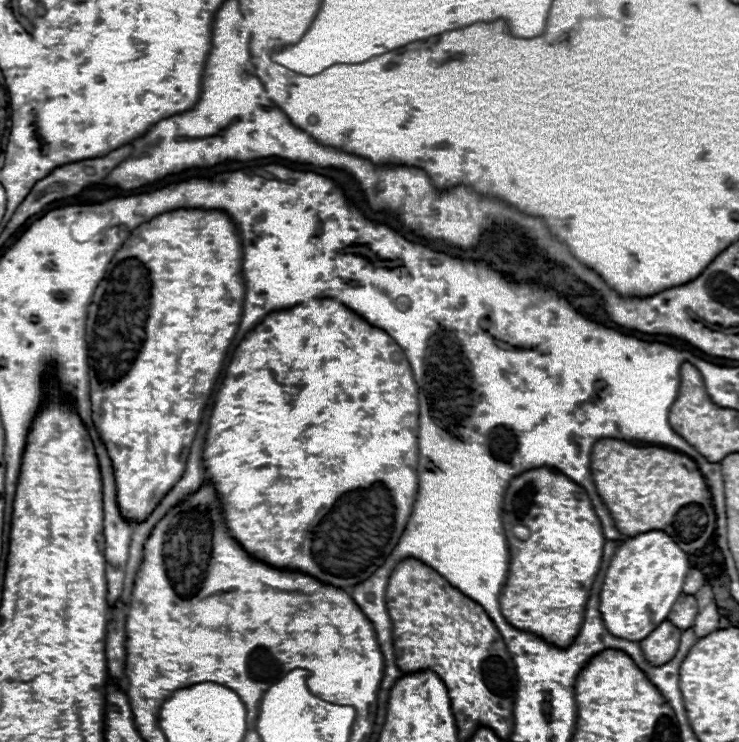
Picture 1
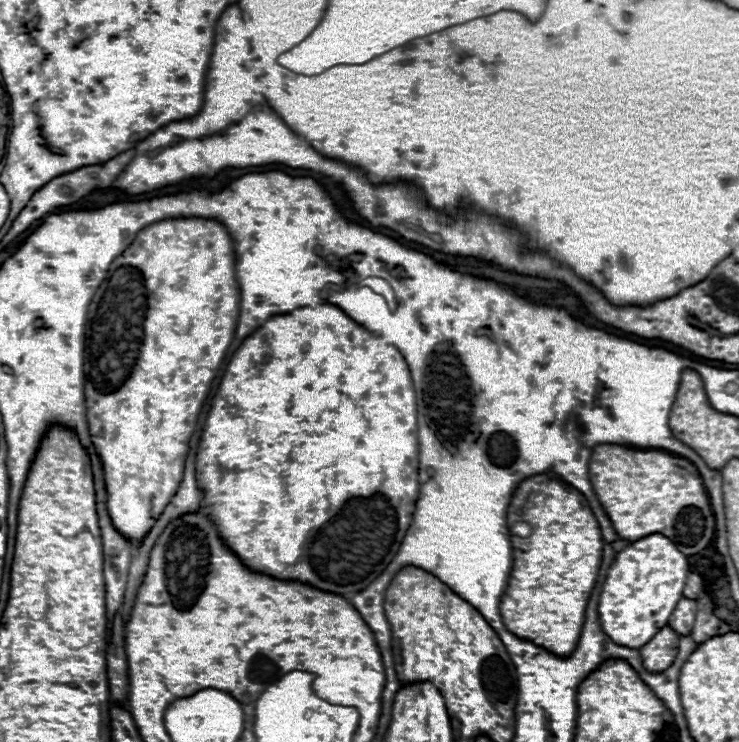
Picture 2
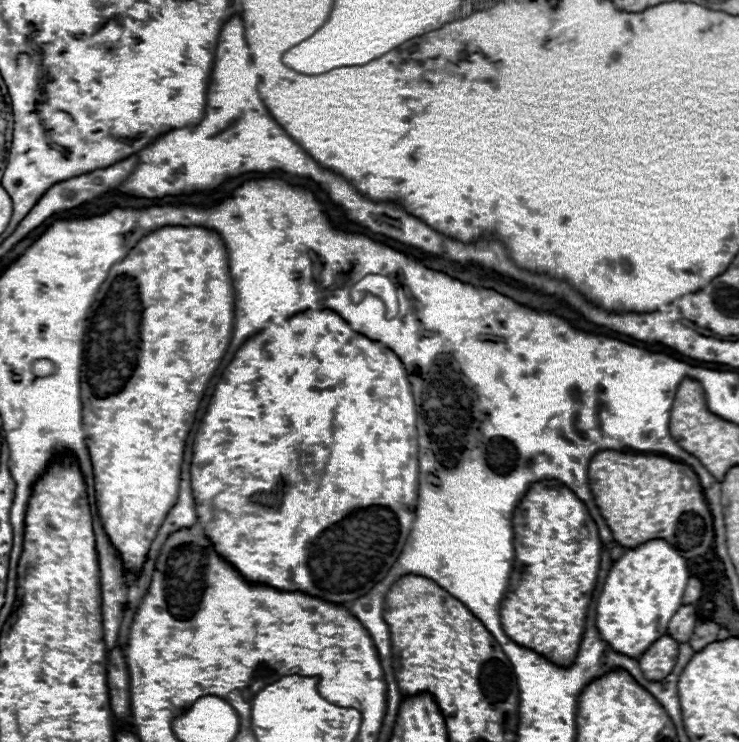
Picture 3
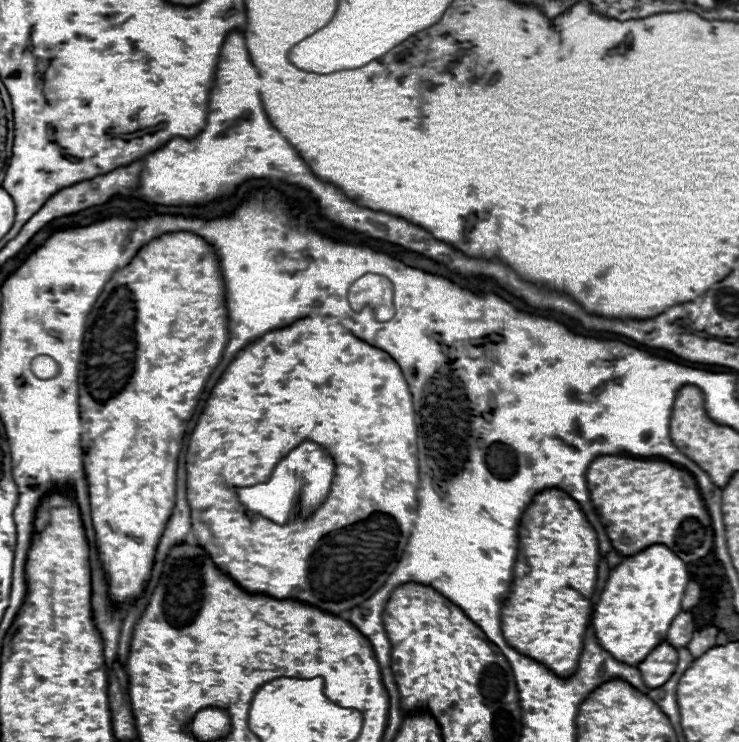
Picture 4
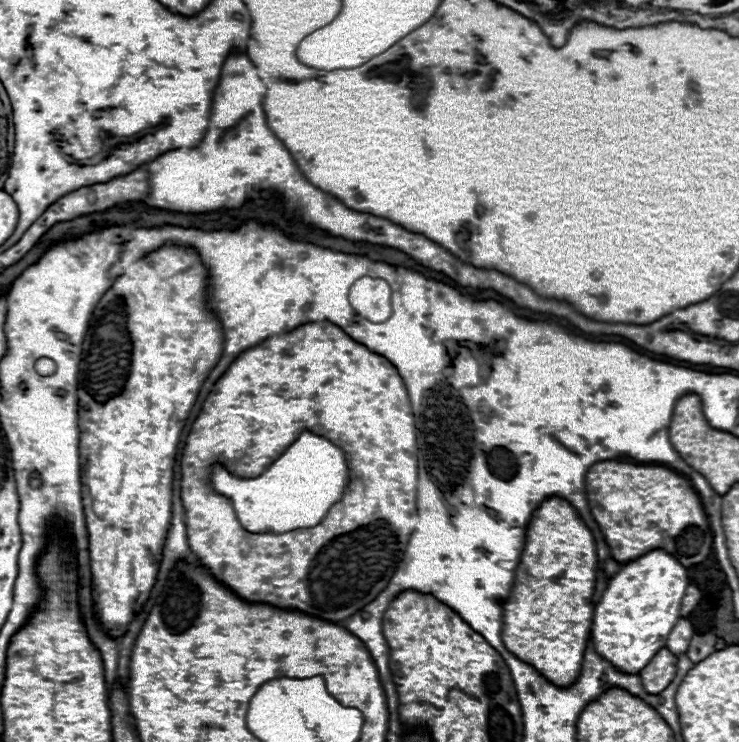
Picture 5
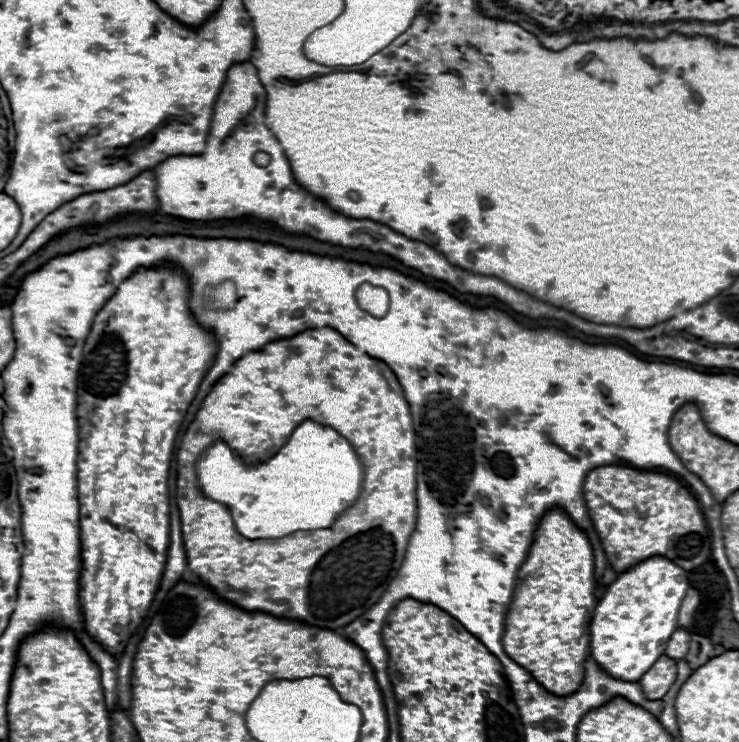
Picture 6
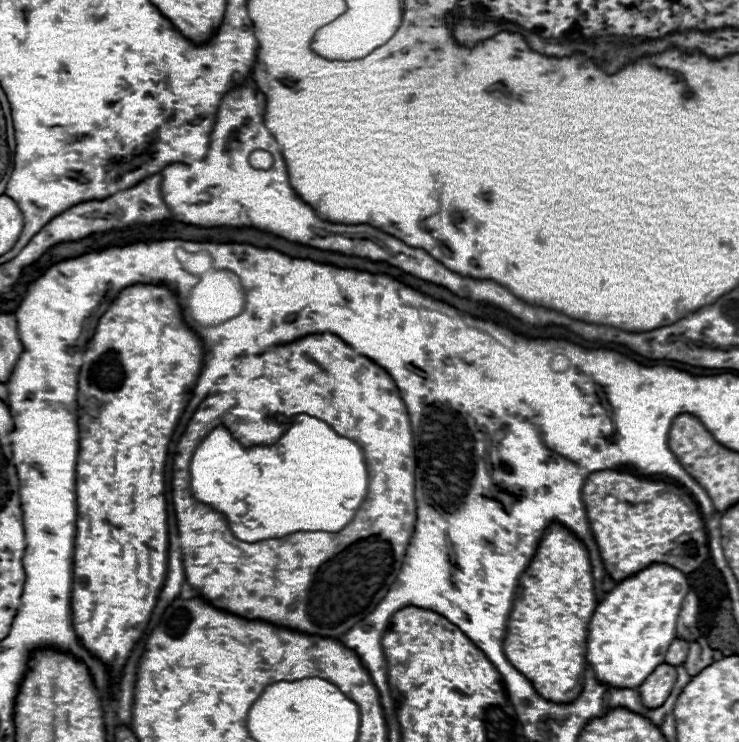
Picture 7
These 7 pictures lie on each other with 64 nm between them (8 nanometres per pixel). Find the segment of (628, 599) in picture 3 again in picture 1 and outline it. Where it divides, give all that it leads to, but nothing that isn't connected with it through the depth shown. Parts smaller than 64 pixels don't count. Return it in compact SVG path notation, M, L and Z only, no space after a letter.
M650 530L626 538L614 552L600 592L600 614L606 628L626 640L644 640L664 622L682 594L690 570L686 552L662 530Z

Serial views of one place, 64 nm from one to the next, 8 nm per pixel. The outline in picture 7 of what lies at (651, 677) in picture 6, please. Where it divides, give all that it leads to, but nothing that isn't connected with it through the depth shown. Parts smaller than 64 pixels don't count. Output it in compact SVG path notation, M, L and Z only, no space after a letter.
M666 662L660 664L660 668L656 668L656 672L652 672L652 676L648 676L648 680L644 680L644 684L640 684L638 688L644 704L648 708L660 706L668 698L674 682L676 682L676 668L672 668Z

